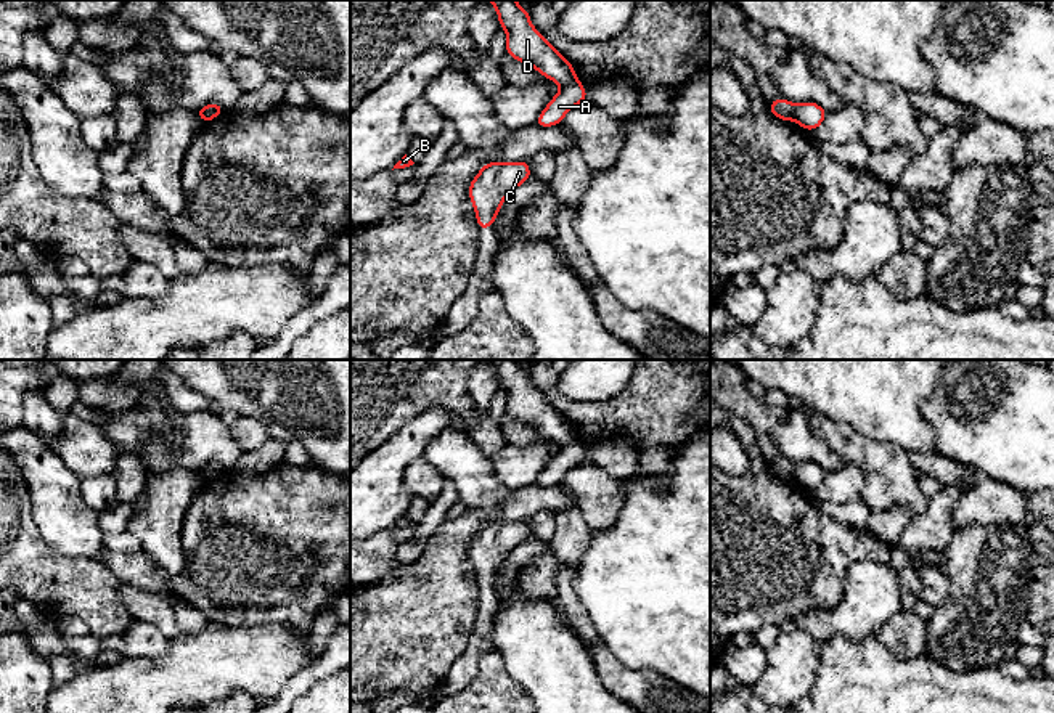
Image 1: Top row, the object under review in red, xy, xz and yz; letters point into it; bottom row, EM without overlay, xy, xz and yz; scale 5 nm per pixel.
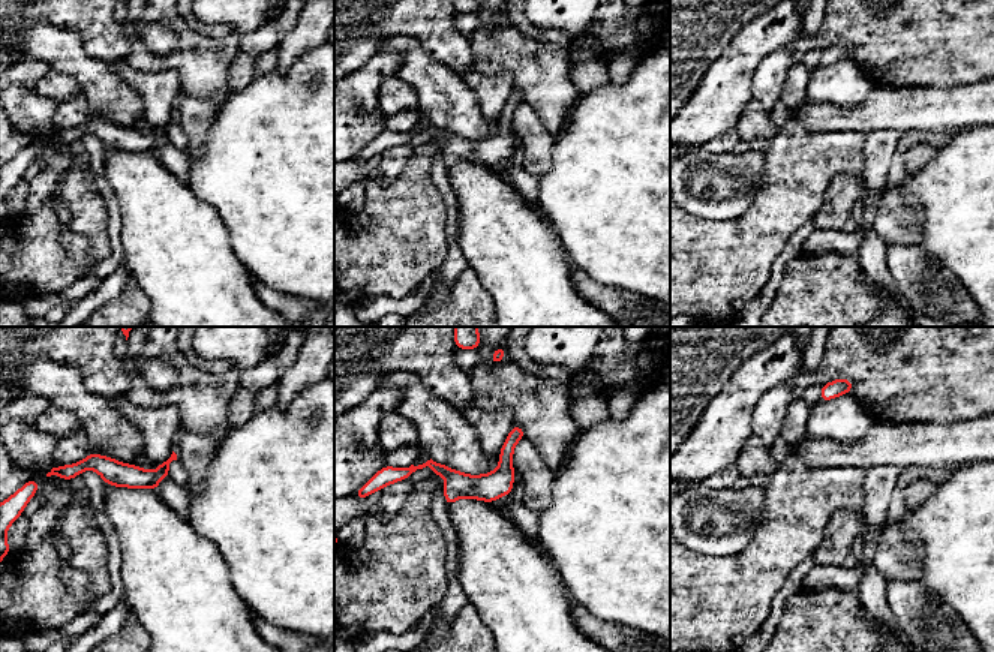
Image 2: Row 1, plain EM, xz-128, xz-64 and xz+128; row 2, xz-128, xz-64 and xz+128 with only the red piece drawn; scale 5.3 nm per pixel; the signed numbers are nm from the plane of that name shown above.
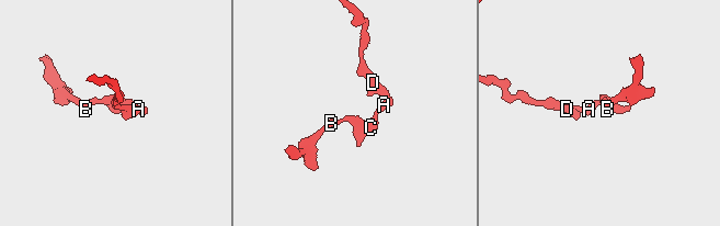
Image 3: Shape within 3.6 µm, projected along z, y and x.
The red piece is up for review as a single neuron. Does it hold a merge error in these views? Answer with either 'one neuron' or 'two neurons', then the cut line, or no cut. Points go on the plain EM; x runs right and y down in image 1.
two neurons; cut in yz along (796, 464), (792, 479)

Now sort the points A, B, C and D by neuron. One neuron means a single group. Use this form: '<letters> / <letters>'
A B C / D

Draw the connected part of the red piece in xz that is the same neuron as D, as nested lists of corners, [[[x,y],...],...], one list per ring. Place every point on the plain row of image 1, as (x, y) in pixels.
[[[516,360],[488,361],[496,368],[500,385],[508,392],[506,413],[509,416],[535,427],[561,446],[577,438],[572,424],[532,385],[525,368]]]

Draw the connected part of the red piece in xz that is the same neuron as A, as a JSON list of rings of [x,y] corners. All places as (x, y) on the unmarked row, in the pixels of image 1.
[[[574,440],[561,448],[537,479],[538,487],[553,487],[562,482],[566,472],[586,461],[586,450],[580,440]]]

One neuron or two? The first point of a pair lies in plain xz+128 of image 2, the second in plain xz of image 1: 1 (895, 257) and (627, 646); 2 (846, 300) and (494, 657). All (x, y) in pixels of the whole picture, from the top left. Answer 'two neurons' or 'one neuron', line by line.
1: two neurons
2: one neuron

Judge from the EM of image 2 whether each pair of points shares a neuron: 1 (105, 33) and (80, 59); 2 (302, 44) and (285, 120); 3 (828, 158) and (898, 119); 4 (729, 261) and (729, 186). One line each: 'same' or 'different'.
1: different
2: different
3: different
4: different

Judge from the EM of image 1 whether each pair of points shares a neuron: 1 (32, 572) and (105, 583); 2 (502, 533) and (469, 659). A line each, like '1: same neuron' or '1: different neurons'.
1: same neuron
2: same neuron

